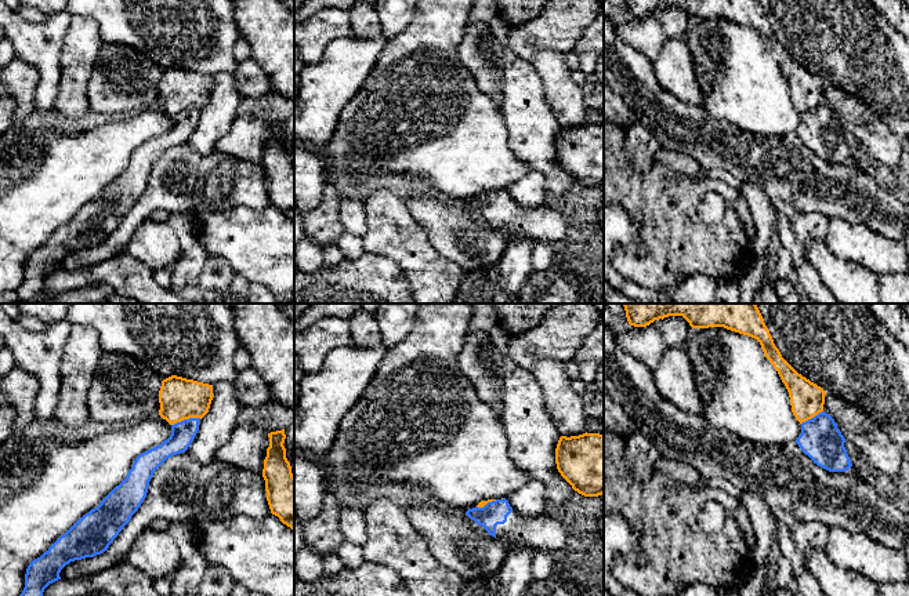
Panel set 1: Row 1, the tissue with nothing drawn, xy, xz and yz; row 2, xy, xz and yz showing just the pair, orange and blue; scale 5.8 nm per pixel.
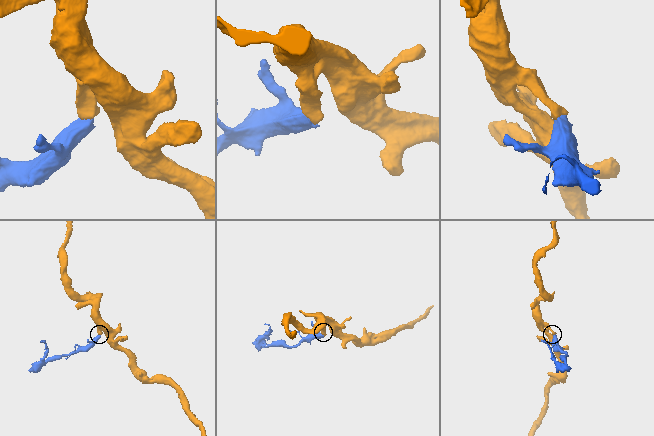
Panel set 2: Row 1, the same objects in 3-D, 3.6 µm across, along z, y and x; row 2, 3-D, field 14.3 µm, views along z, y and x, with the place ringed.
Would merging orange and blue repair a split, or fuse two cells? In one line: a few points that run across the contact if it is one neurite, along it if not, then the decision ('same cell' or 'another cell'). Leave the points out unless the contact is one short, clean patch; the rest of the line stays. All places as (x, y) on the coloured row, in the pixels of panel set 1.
line xy (201, 418), (184, 418), (171, 425); another cell

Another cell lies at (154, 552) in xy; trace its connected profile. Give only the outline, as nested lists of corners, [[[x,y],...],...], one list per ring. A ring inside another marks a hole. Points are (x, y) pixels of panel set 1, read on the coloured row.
[[[145,527],[134,539],[124,560],[151,579],[164,577],[181,567],[182,559],[173,537],[163,530]]]

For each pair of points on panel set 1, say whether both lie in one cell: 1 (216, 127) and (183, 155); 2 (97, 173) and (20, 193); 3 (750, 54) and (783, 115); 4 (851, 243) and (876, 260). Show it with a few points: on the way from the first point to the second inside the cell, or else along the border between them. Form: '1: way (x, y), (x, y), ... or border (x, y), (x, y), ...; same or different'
1: border (187, 141), (202, 156); different
2: way (78, 173), (60, 173), (39, 178); same
3: way (750, 69), (750, 82), (768, 100); same
4: way (857, 243), (871, 254); same

